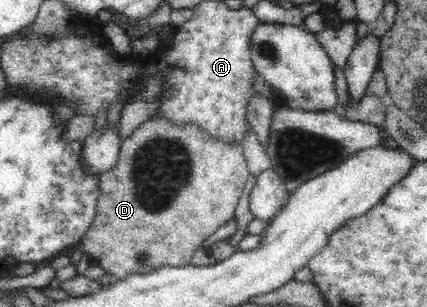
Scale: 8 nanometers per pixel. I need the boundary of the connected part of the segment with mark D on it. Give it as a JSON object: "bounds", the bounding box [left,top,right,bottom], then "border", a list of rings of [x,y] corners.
{"bounds":[79,117,249,278],"border":[[[169,117],[146,119],[125,140],[122,140],[116,165],[111,170],[104,171],[103,174],[98,176],[100,183],[97,212],[95,212],[95,219],[89,226],[89,230],[81,237],[79,242],[81,250],[87,256],[90,256],[91,262],[103,269],[105,274],[110,274],[115,278],[124,278],[125,275],[135,272],[151,272],[163,266],[181,267],[191,265],[195,251],[202,248],[203,242],[235,217],[235,210],[247,184],[249,173],[244,152],[237,142],[230,142],[230,139],[227,138],[216,138],[213,134],[207,134],[206,130],[202,130],[202,127],[195,126],[191,122],[170,122]]]}

